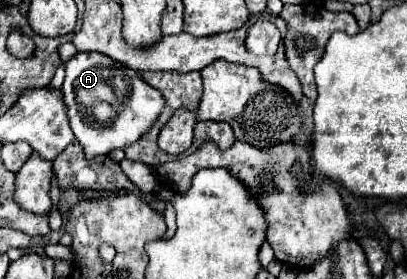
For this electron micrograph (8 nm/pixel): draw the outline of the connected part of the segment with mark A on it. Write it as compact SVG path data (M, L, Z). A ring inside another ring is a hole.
M79 52L65 62L65 68L67 76L61 86L63 100L69 108L71 130L89 160L139 142L165 108L163 94L157 88L151 88L135 70L99 52Z

